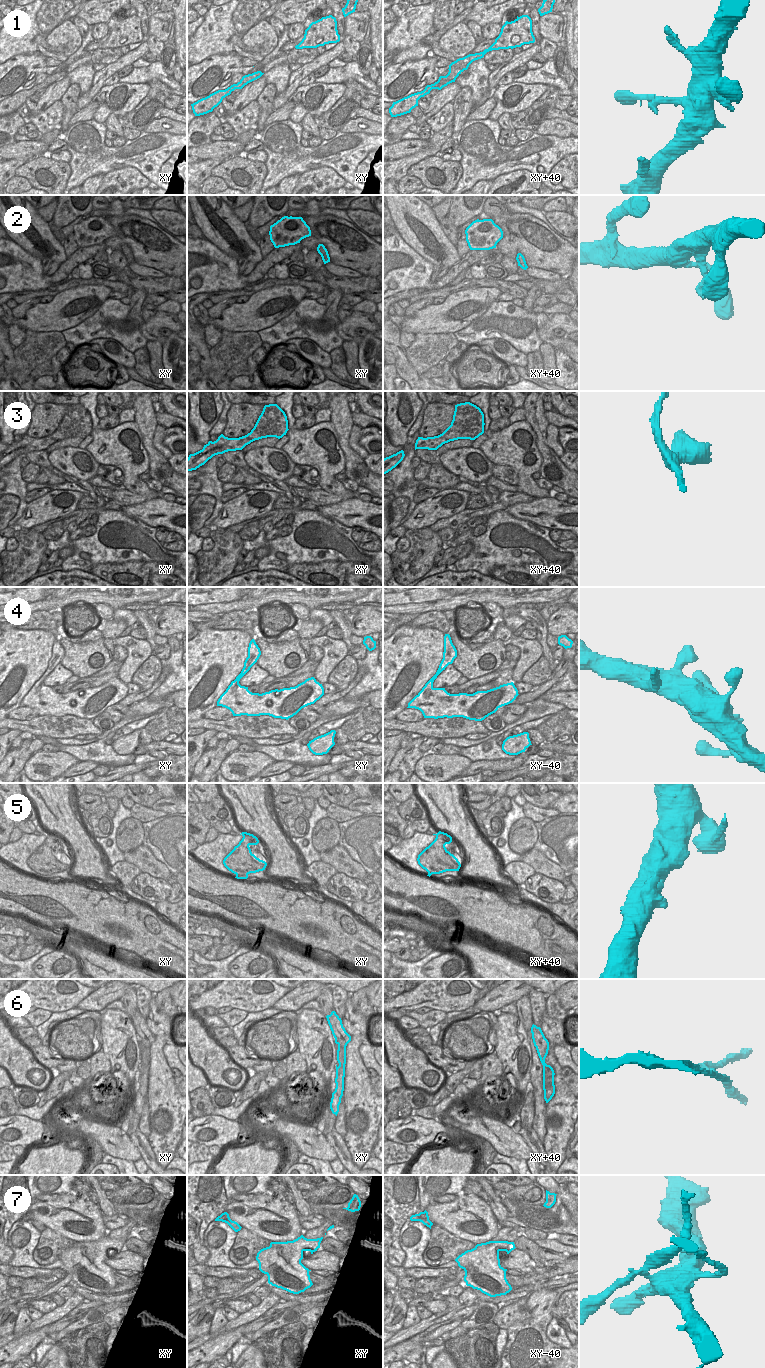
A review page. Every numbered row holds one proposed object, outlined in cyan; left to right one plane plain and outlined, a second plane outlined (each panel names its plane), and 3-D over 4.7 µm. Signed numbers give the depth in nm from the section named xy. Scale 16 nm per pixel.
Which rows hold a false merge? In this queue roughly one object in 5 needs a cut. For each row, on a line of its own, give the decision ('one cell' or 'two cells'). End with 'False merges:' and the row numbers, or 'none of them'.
1: one cell
2: one cell
3: one cell
4: one cell
5: one cell
6: one cell
7: two cells
False merges: 7

